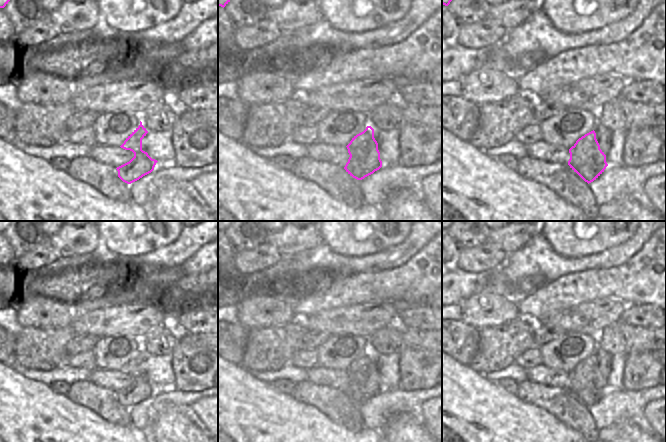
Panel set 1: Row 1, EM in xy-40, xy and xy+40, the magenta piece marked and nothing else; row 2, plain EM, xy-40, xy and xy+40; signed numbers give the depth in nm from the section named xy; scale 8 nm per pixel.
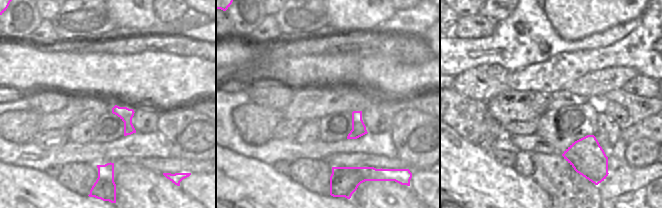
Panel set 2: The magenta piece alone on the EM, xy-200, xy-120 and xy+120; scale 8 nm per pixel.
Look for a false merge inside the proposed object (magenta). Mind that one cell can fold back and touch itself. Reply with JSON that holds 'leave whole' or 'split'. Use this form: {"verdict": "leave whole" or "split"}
{"verdict": "split"}

